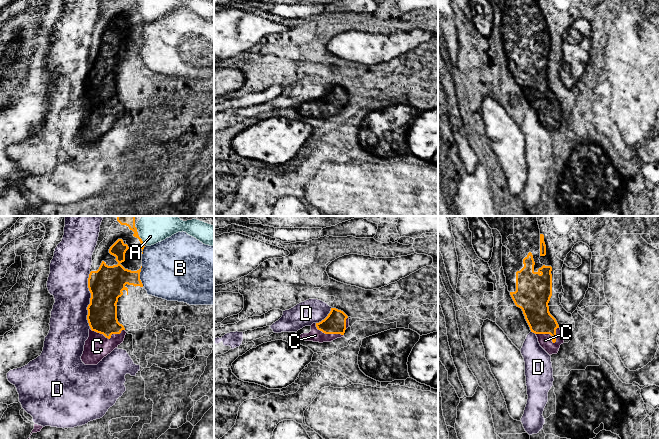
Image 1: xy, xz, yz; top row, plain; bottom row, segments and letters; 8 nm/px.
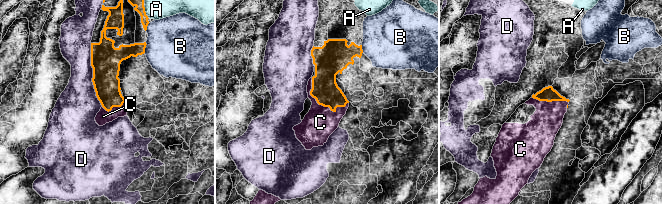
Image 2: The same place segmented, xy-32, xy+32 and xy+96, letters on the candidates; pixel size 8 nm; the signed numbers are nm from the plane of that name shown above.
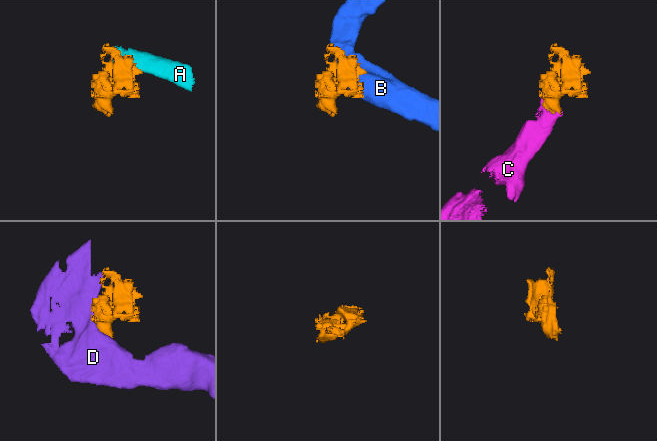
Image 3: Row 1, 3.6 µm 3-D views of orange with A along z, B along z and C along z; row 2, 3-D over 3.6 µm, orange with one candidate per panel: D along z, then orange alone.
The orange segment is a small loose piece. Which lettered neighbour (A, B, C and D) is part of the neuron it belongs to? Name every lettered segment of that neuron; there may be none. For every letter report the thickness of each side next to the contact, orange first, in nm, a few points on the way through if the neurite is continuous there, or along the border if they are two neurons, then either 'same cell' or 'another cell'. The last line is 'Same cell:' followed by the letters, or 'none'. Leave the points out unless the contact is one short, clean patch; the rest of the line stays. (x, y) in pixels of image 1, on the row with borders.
A: 140 nm thick on the orange side, 300 nm on the other; border along xy (139, 237), (144, 243); another cell
B: 260 nm thick on the orange side, 460 nm on the other; another cell
C: 200 nm thick on the orange side, 110 nm on the other; runs through yz (537, 315), (552, 339), (545, 340); same cell
D: 280 nm thick on the orange side, 320 nm on the other; another cell
Same cell: C

